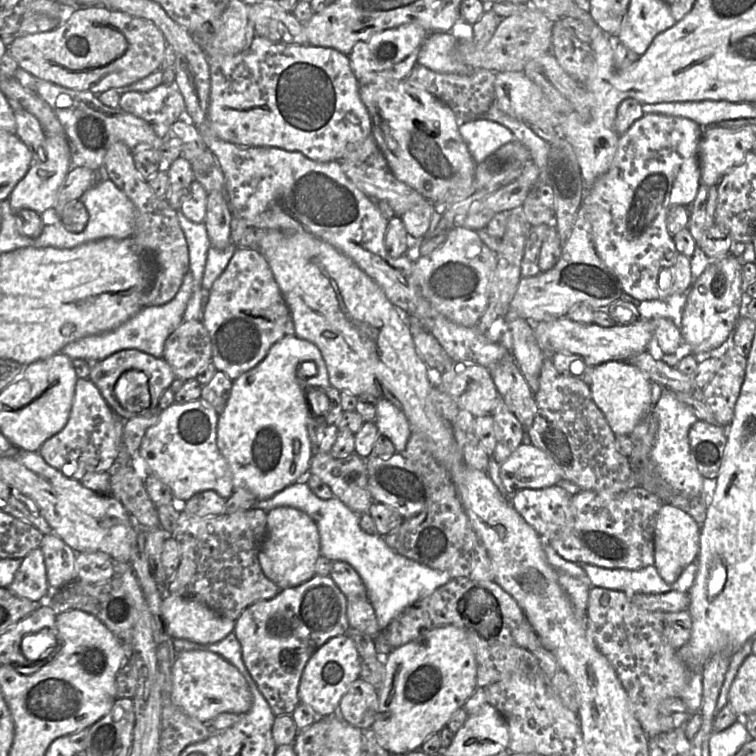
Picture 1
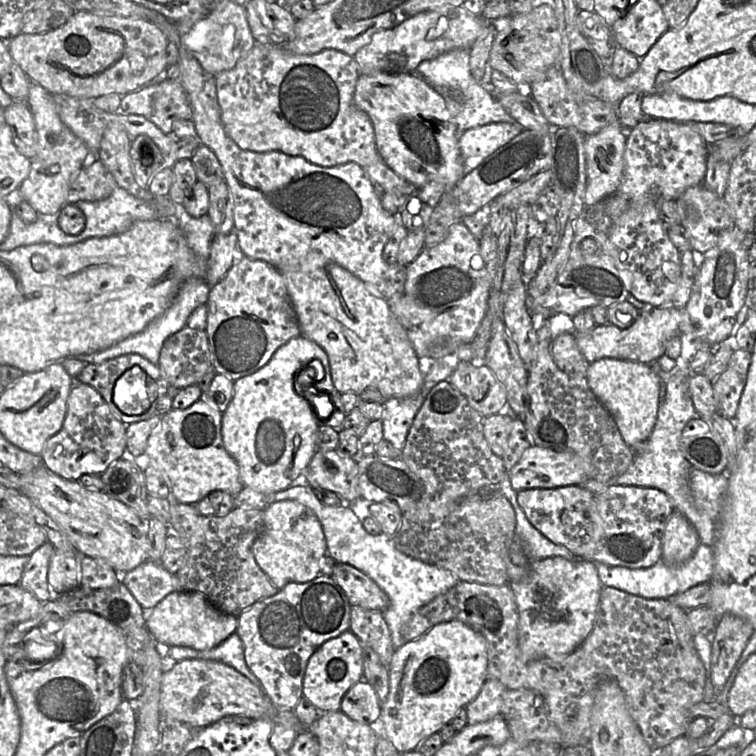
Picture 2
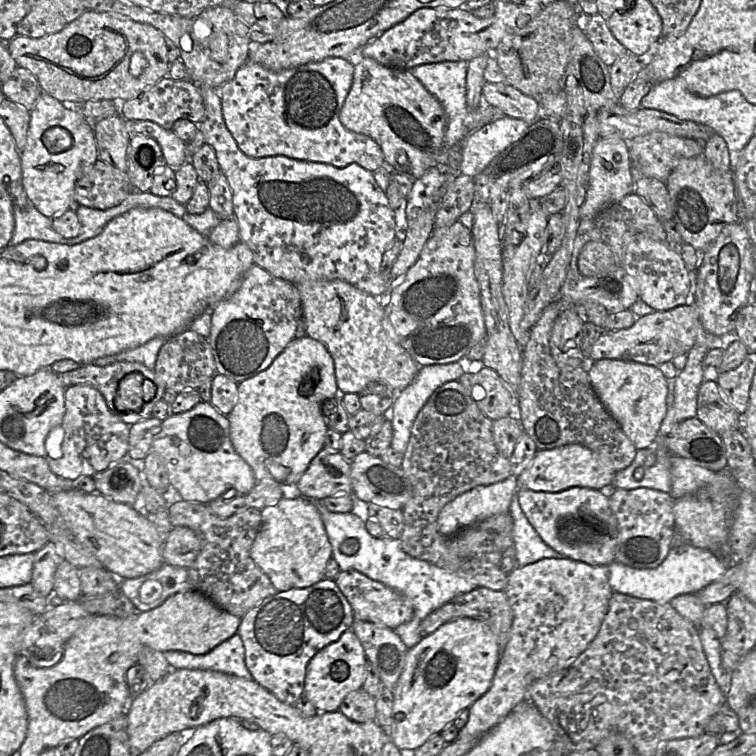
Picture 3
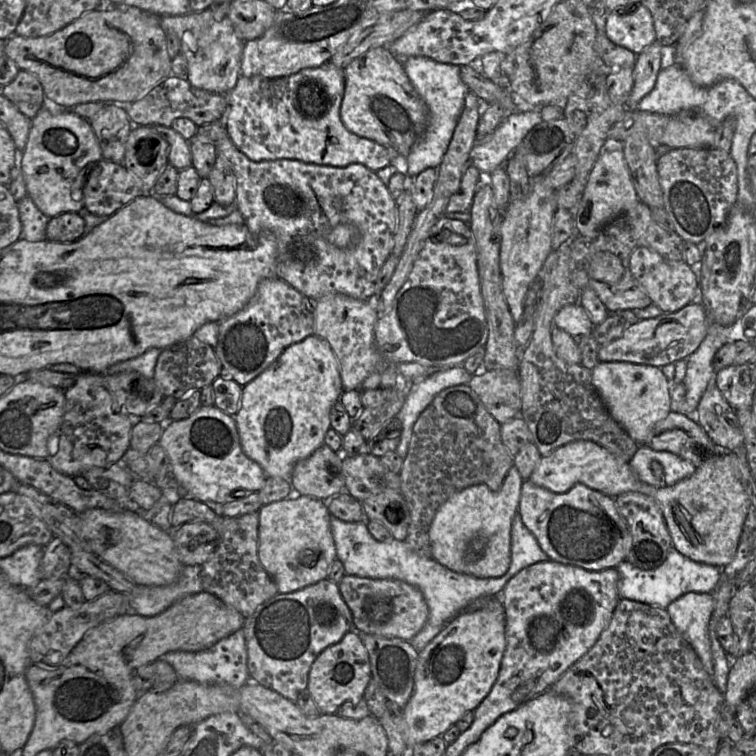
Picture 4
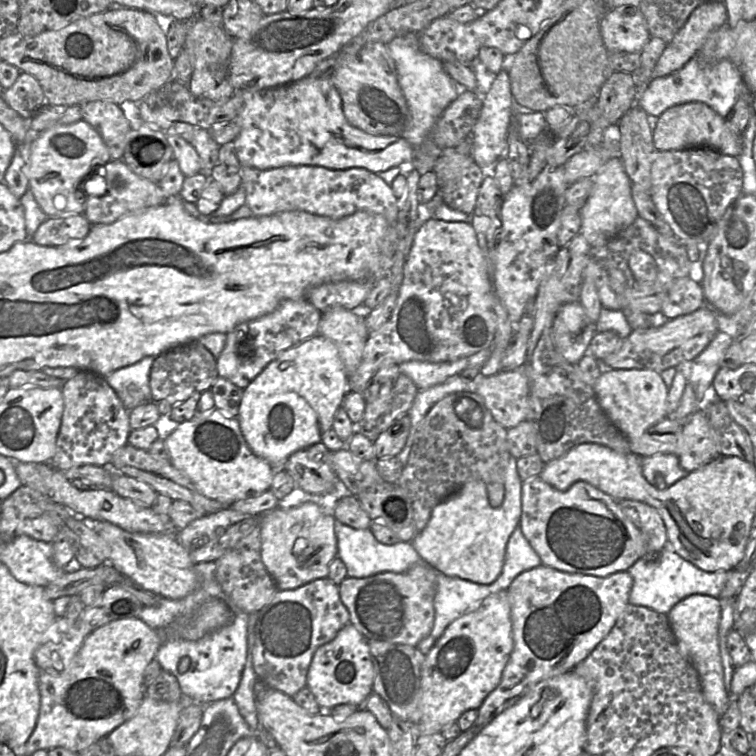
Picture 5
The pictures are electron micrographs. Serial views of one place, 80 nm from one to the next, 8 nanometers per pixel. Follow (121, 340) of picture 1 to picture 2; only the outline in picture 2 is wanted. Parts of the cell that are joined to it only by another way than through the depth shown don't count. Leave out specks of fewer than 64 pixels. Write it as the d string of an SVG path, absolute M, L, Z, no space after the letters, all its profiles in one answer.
M191 277L187 279L181 285L169 308L162 315L151 321L143 331L134 334L109 348L80 355L76 358L87 364L101 364L121 355L138 354L152 364L158 365L161 348L165 340L186 326L188 318L197 307L206 305L210 288L211 287L206 283L204 278Z

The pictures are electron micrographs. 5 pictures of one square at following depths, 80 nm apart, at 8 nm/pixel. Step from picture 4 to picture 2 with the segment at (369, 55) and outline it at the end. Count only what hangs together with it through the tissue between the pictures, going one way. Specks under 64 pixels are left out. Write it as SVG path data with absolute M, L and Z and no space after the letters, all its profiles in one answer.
M416 73L359 75L353 102L371 119L381 160L416 187L437 181L452 189L463 177L459 136L444 98Z

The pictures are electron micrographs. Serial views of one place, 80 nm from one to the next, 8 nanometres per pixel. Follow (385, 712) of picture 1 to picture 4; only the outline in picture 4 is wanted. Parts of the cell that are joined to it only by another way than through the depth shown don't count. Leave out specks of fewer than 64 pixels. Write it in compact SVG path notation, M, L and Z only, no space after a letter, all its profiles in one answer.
M501 596L485 609L461 612L418 653L414 689L402 708L408 747L442 736L488 695L500 670L506 648L506 620Z

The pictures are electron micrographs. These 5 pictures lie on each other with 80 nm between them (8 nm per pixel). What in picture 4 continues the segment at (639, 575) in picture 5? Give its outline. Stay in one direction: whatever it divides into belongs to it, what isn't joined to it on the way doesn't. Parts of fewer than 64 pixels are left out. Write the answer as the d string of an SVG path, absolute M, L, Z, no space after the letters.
M672 547L664 562L653 569L641 569L627 561L621 562L616 567L619 572L617 590L620 598L666 609L671 602L688 592L712 593L724 567L695 562Z

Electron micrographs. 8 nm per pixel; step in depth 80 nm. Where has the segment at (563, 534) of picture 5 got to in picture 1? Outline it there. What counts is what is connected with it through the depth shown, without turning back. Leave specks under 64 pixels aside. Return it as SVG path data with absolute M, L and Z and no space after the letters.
M560 486L525 488L512 494L510 502L517 512L549 542L557 530L572 520L571 495Z

